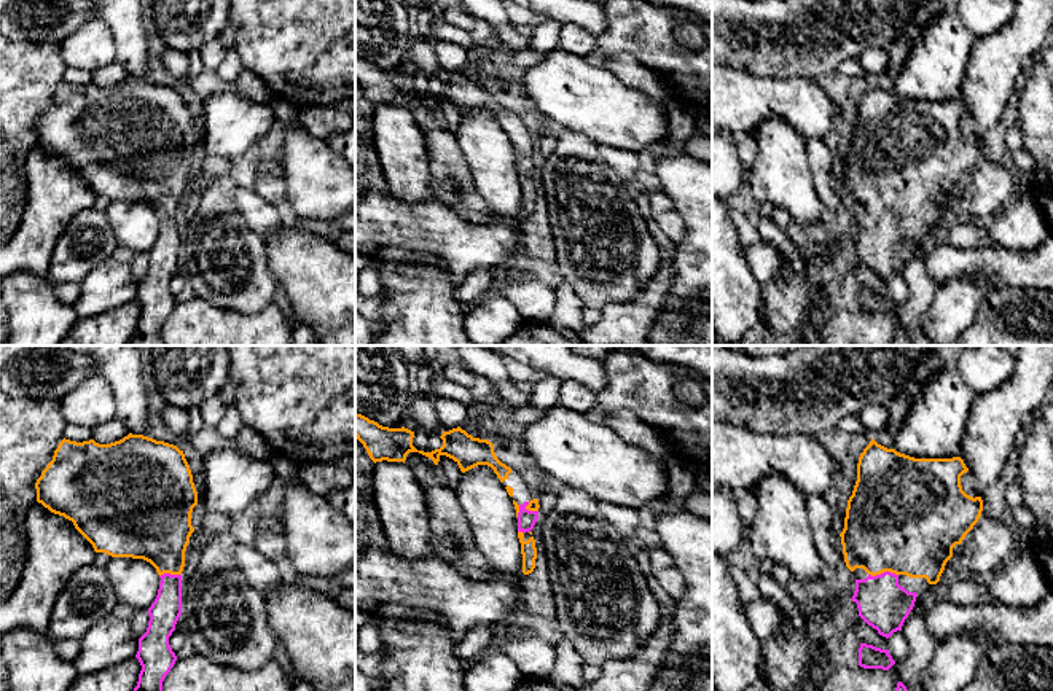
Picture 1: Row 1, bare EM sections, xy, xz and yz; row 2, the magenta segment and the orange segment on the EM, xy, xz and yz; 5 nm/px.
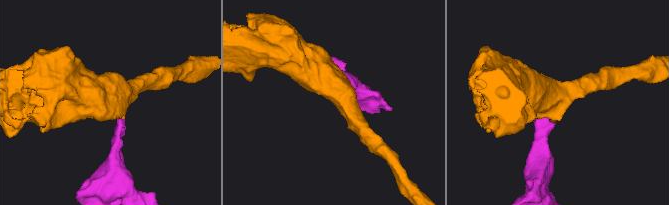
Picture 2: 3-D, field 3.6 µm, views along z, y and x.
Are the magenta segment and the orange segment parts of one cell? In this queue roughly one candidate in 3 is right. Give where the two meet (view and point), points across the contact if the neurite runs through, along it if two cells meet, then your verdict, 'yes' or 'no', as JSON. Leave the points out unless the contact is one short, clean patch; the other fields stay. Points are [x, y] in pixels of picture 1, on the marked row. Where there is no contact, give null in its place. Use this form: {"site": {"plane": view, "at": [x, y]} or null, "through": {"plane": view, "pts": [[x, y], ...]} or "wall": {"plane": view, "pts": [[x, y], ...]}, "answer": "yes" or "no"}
{"site": {"plane": "yz", "at": [884, 572]}, "through": {"plane": "yz", "pts": [[883, 604], [884, 572], [884, 546], [897, 524]]}, "answer": "yes"}

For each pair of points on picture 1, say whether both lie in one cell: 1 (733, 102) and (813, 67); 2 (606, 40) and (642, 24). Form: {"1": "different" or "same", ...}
{"1": "different", "2": "same"}

